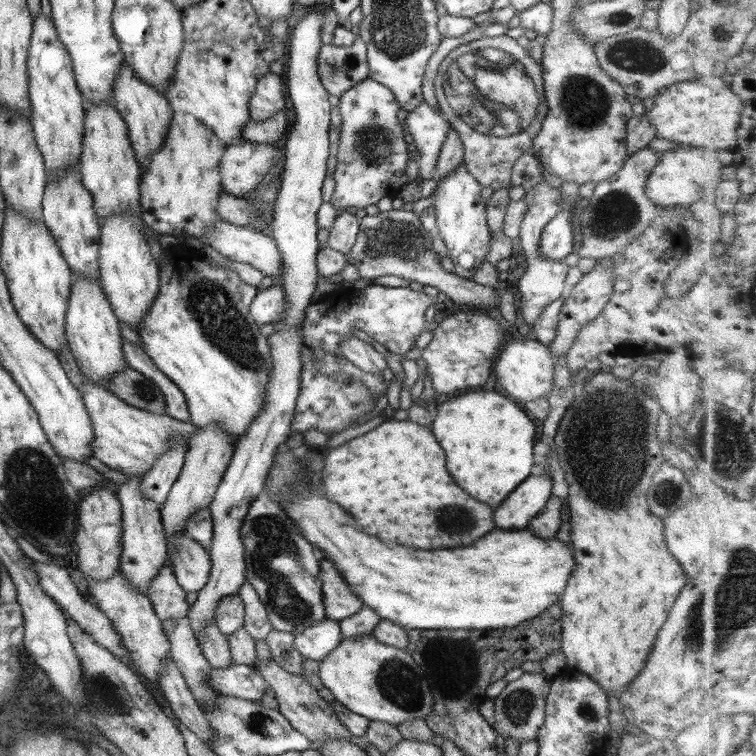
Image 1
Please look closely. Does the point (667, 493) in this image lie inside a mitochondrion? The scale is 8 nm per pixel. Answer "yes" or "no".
yes

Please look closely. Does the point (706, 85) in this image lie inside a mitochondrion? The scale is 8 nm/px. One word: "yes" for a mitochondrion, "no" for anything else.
no

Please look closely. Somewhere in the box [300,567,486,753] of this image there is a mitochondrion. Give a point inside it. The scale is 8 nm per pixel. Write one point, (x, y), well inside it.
(397, 680)

